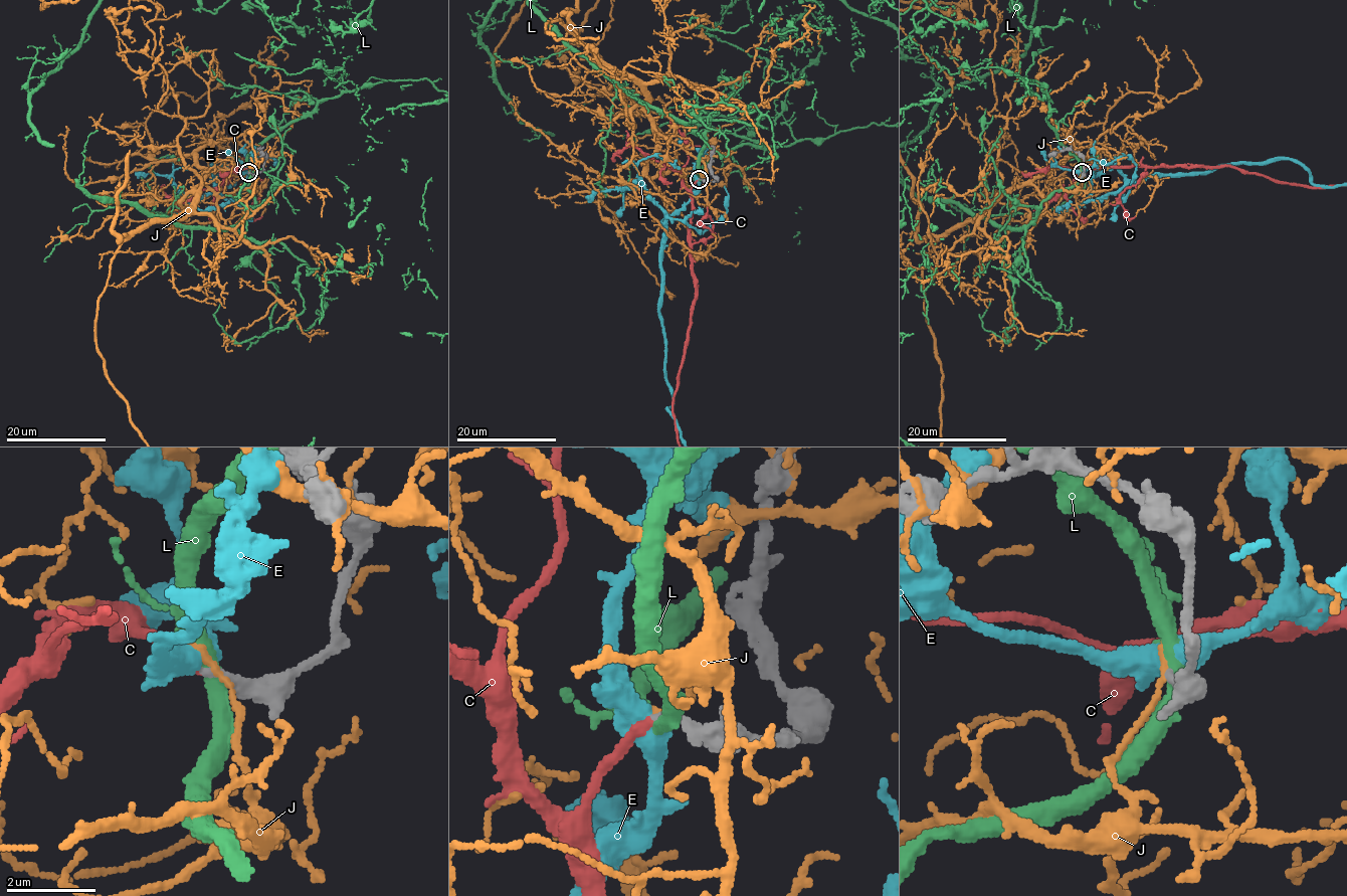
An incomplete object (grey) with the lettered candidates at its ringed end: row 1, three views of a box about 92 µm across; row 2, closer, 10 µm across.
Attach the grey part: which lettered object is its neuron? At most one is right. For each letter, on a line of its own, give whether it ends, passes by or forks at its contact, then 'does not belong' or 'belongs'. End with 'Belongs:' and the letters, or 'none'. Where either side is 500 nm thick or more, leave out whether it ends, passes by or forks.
C: it ends there; belongs
E: does not belong
J: it ends there; does not belong
L: it passes by; does not belong
Belongs: C

